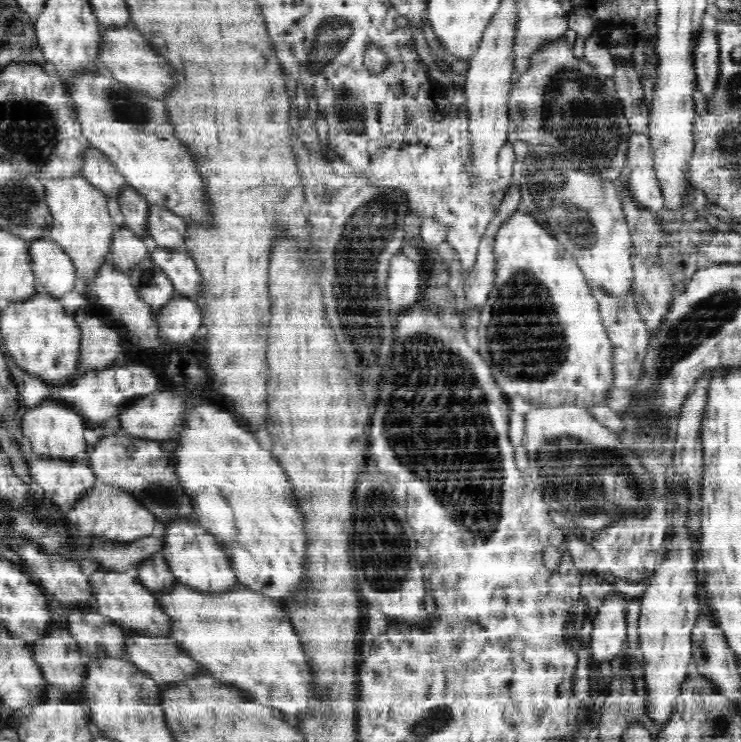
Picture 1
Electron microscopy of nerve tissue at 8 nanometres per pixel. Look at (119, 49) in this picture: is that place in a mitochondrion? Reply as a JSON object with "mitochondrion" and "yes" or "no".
{"mitochondrion":"no"}

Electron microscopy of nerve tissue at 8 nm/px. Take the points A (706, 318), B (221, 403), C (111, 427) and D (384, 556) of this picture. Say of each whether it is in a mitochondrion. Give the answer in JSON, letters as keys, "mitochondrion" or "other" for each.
{"A":"mitochondrion","B":"other","C":"other","D":"mitochondrion"}

